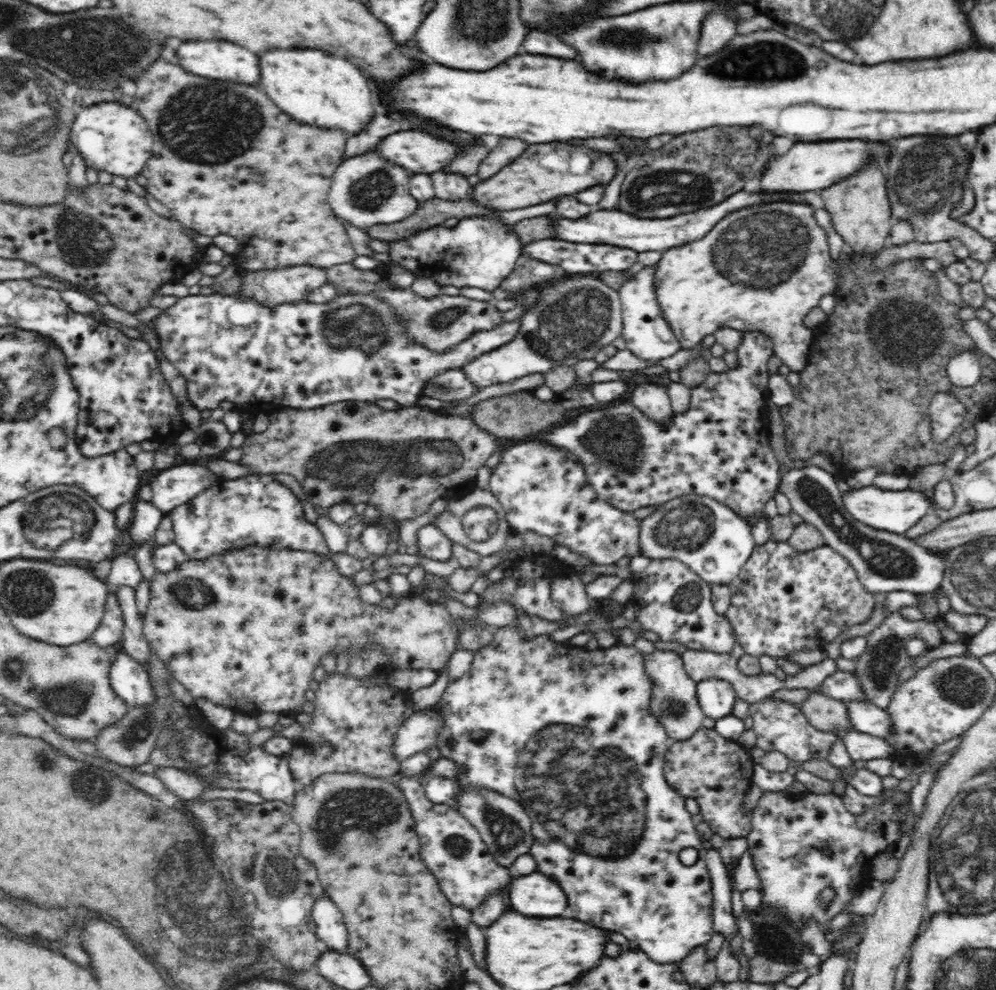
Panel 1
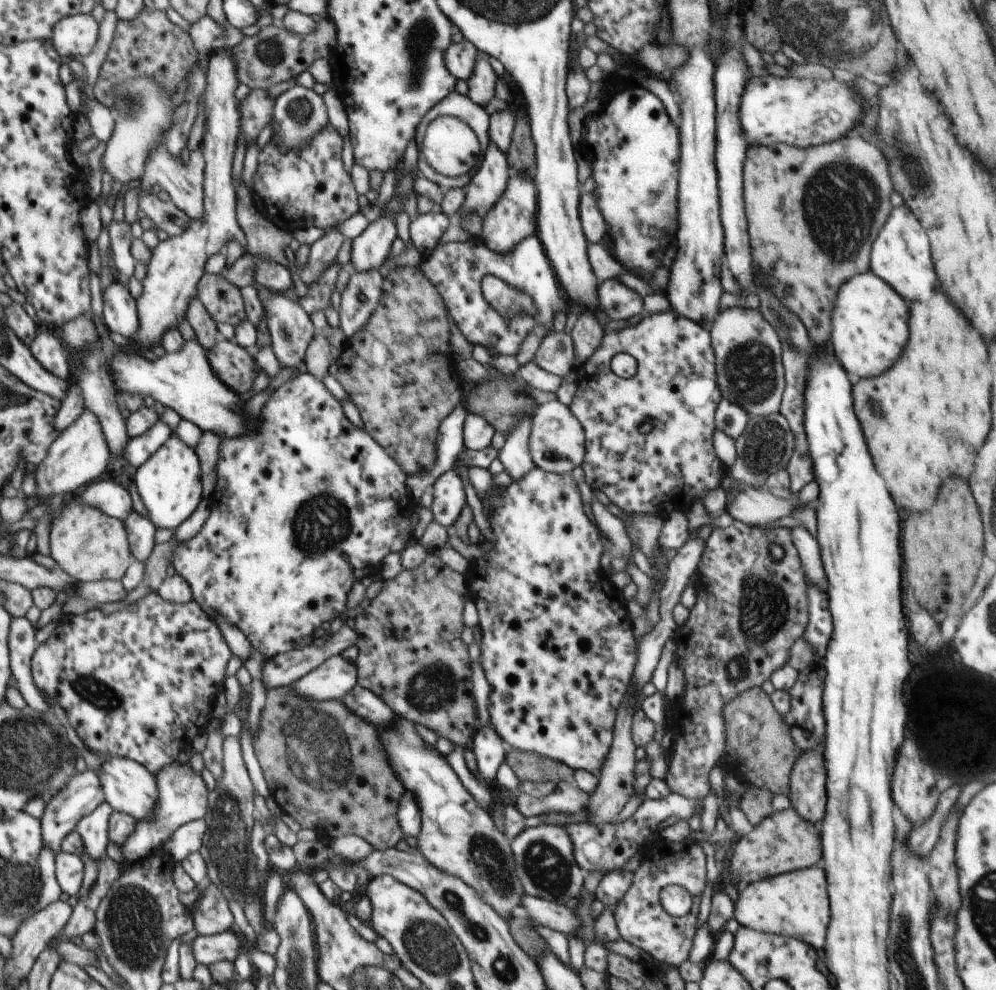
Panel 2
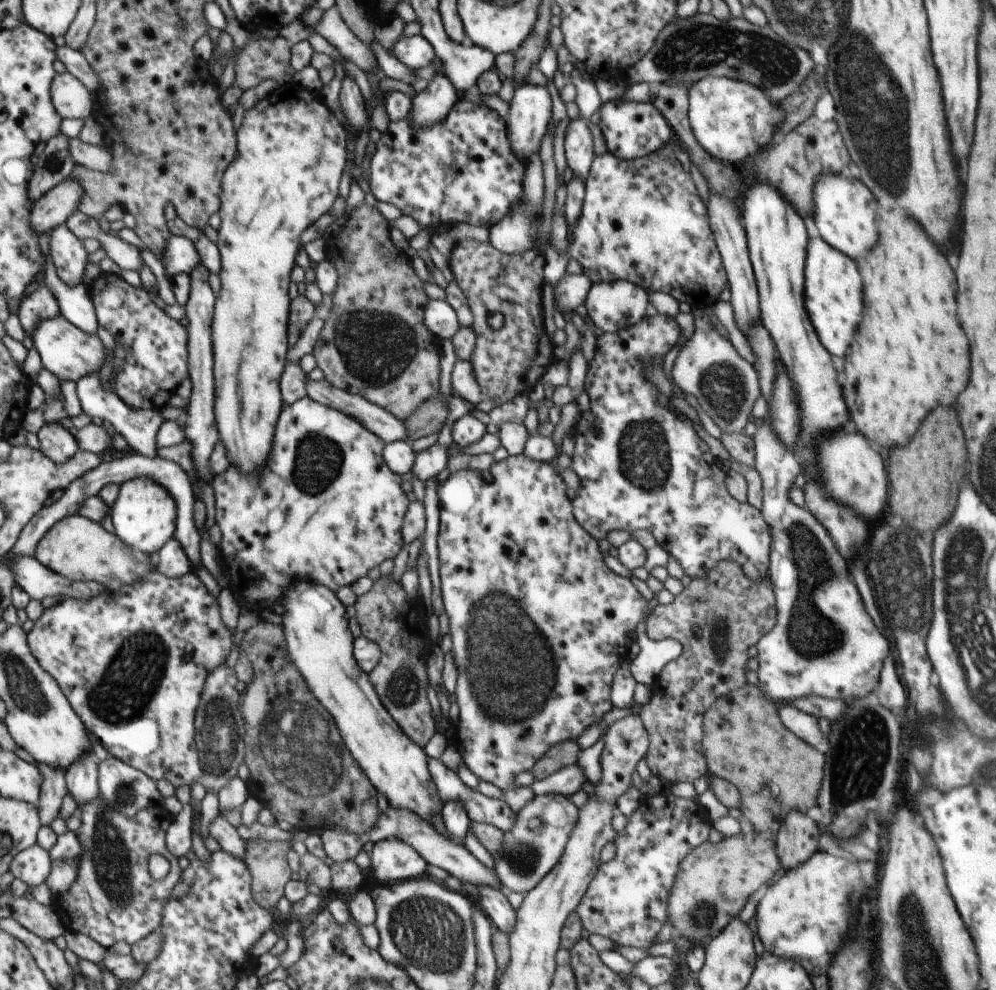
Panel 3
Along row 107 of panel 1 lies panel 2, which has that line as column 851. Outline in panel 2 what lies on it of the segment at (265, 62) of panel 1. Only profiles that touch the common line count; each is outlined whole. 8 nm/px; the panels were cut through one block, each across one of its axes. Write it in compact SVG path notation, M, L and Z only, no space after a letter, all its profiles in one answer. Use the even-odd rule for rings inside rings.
M871 271L856 274L839 288L831 314L833 354L852 376L878 376L900 356L908 338L908 304Z

